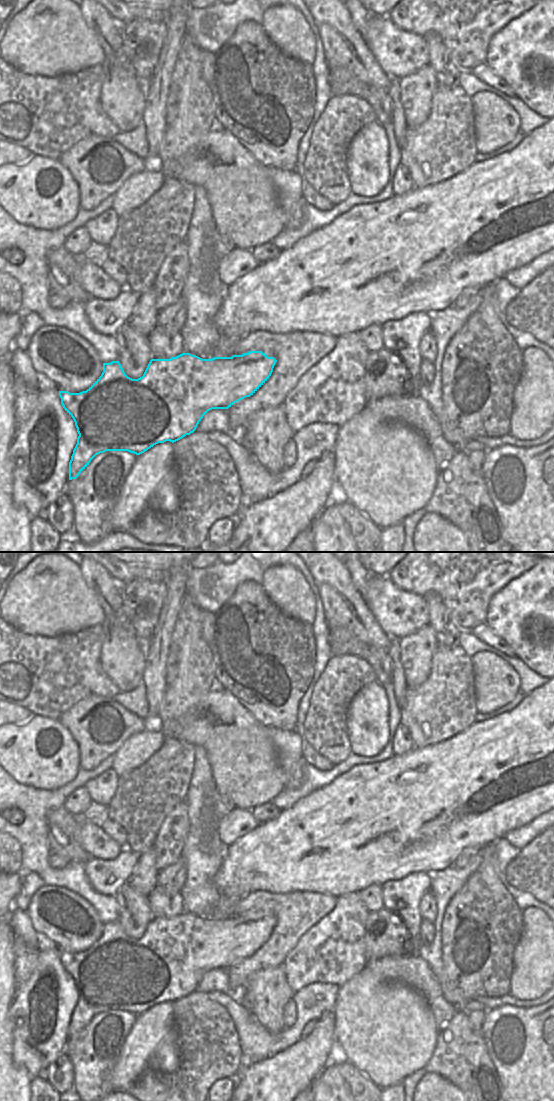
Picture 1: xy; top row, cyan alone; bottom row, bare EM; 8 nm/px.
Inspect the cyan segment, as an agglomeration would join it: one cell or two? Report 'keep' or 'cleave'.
keep

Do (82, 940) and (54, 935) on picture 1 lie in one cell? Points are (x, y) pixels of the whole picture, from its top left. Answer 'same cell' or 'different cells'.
same cell

